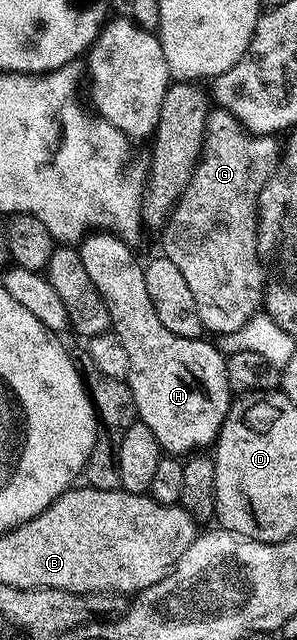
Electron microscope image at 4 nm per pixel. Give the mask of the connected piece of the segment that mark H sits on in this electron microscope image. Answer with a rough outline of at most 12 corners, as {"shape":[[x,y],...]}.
{"shape":[[115,234],[78,255],[128,351],[137,421],[170,456],[213,447],[226,358],[168,332]]}

